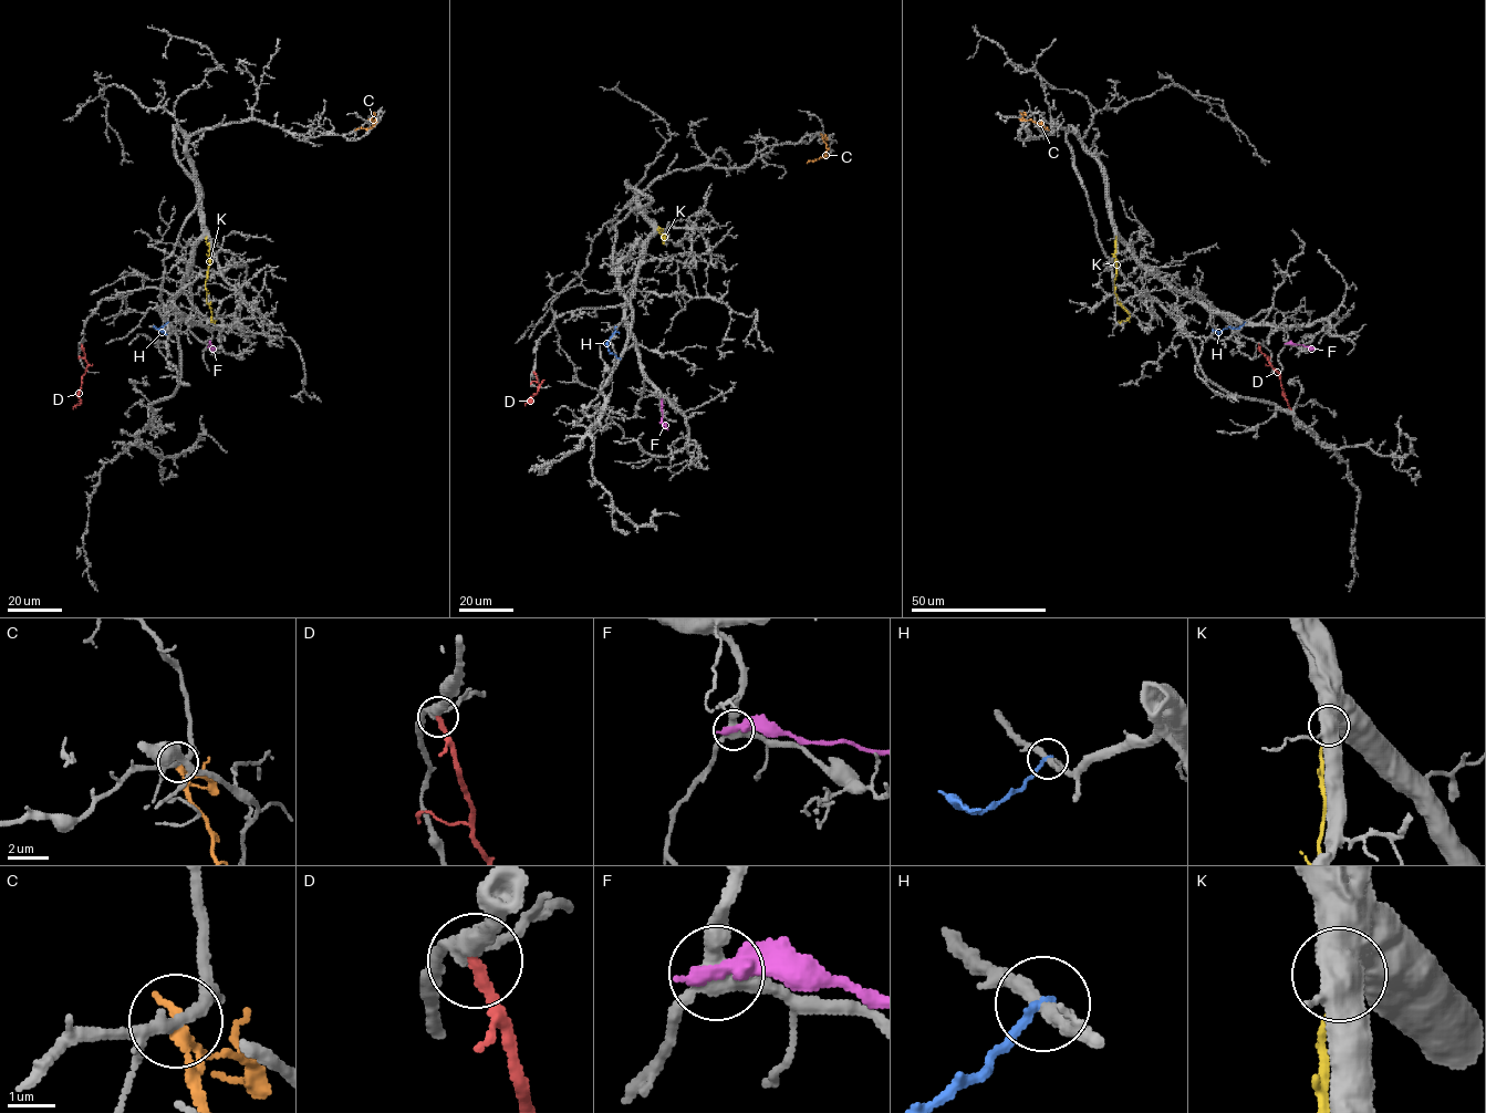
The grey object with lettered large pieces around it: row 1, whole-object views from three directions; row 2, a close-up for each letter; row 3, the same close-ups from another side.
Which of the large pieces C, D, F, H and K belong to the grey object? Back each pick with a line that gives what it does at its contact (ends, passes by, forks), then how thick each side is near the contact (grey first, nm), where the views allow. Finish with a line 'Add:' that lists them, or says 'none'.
D: it ends | 360/240 nm
Add: D

